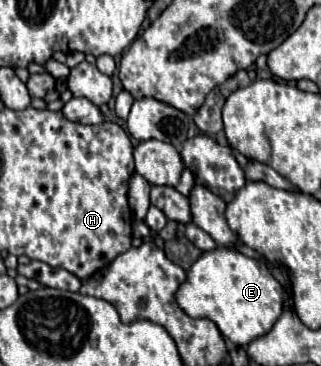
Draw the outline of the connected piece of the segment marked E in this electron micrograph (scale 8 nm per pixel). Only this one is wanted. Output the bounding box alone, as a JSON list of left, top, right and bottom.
[175,247,283,347]

